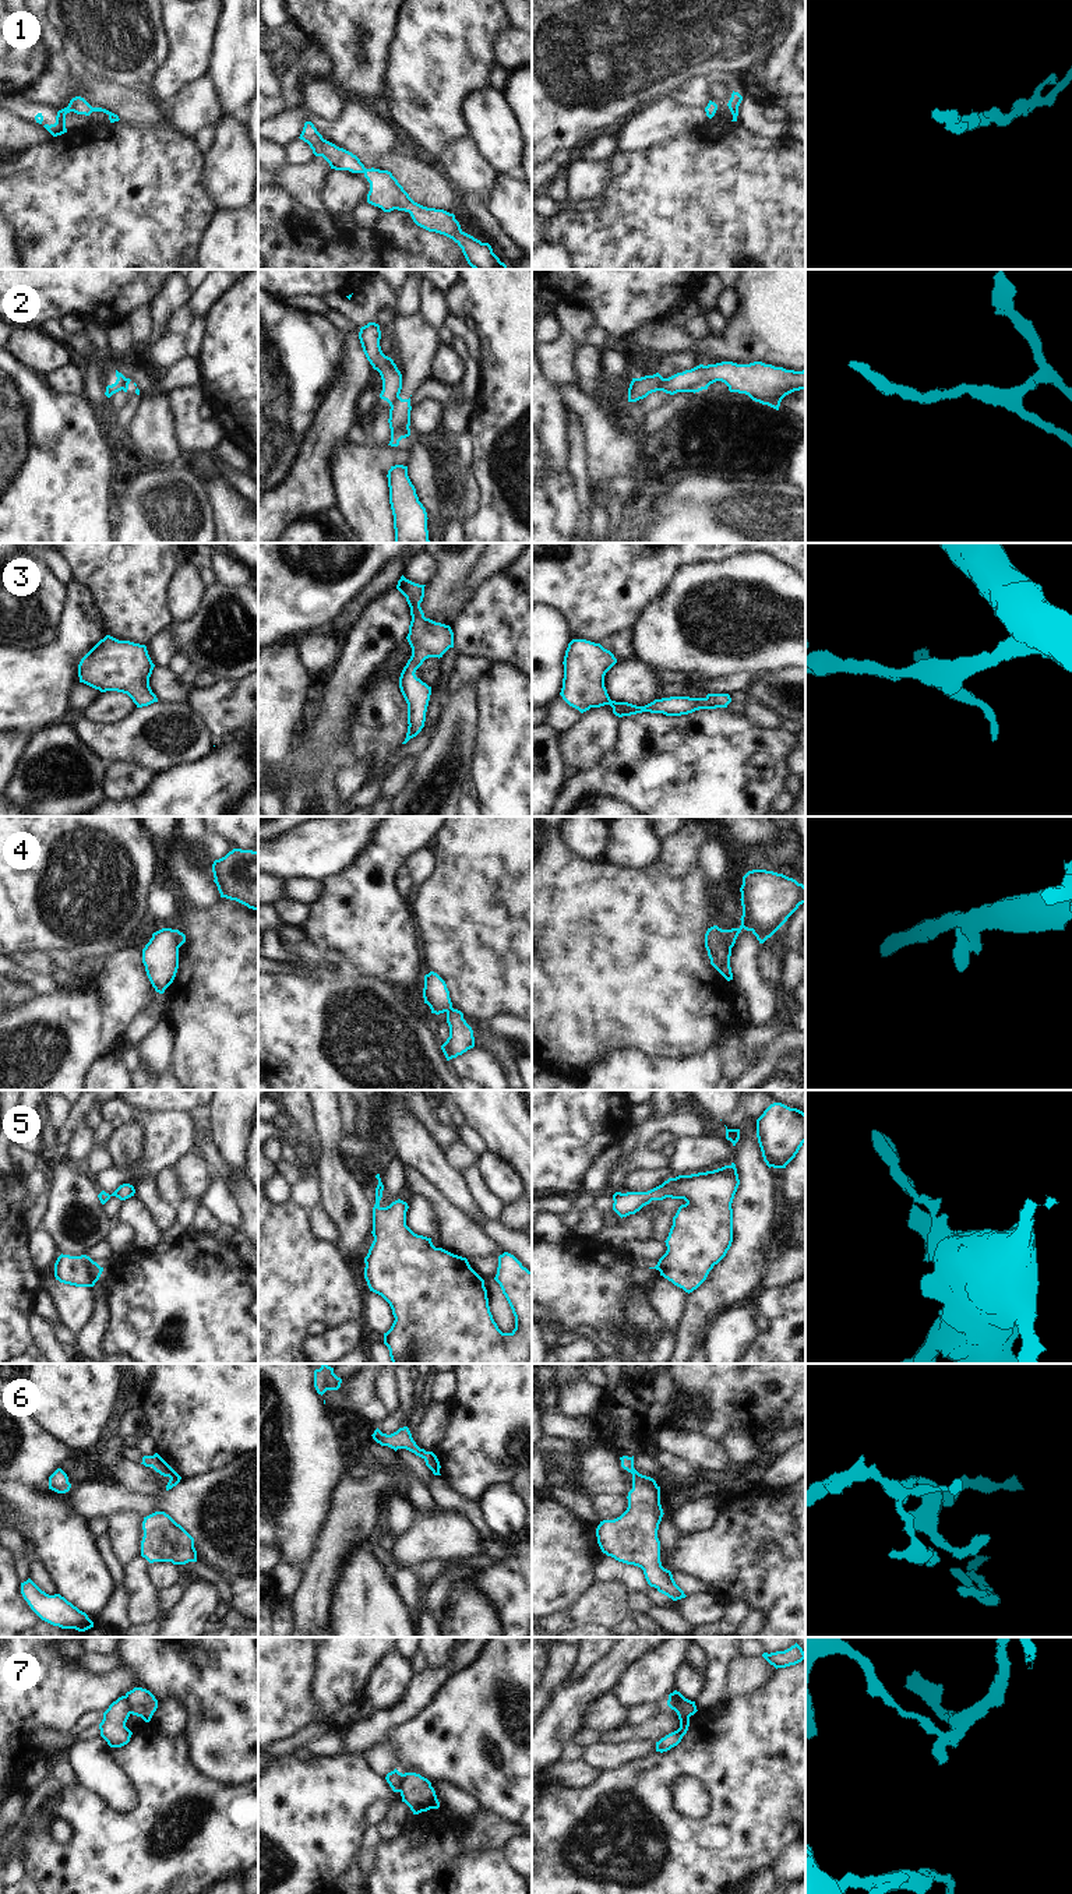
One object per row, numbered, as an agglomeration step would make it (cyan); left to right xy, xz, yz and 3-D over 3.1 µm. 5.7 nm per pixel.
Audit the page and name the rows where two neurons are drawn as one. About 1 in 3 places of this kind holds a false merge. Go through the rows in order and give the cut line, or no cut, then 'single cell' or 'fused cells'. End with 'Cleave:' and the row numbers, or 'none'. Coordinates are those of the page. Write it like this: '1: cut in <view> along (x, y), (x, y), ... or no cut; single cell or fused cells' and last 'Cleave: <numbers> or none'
1: no cut; single cell
2: cut in yz along (666, 378), (656, 390); fused cells
3: no cut; single cell
4: cut in yz along (723, 930), (725, 940), (732, 946); fused cells
5: no cut; single cell
6: no cut; single cell
7: cut in yz along (673, 1692), (676, 1700), (688, 1702), (694, 1706); fused cells
Cleave: 2, 4, 7

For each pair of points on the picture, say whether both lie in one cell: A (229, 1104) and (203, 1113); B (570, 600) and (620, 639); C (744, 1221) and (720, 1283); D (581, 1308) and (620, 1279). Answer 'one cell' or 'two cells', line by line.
A: two cells
B: two cells
C: one cell
D: one cell

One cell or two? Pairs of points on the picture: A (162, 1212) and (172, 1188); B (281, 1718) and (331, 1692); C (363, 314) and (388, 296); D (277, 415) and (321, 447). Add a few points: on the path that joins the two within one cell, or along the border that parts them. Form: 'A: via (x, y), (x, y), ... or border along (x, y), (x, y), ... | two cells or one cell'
A: border along (154, 1177), (158, 1194), (175, 1206) | two cells
B: border along (313, 1668), (310, 1697), (316, 1713), (310, 1721) | two cells
C: via (369, 309), (383, 296) | one cell
D: border along (320, 406), (291, 465) | two cells

